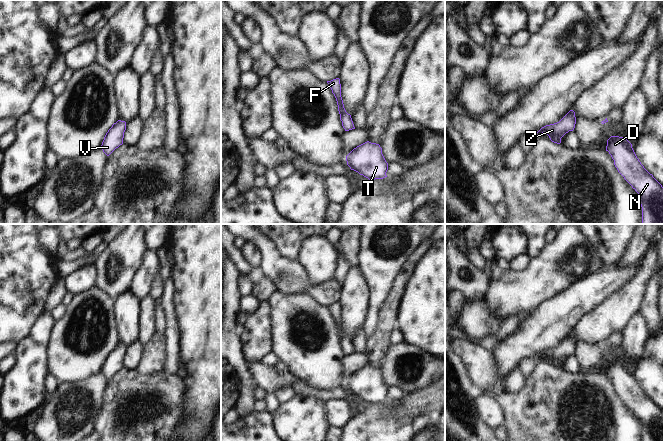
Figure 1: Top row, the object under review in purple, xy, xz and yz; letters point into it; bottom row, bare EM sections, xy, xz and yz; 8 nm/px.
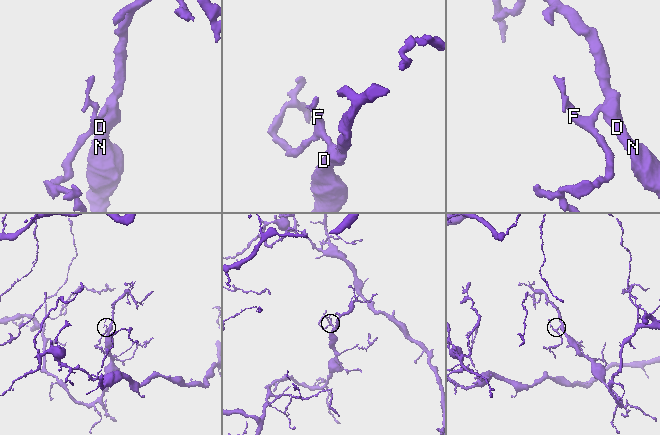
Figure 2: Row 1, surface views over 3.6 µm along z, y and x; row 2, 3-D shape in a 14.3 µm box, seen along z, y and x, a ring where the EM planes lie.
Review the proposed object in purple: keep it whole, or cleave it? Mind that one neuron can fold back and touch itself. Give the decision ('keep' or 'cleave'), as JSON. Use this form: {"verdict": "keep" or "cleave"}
{"verdict": "keep"}

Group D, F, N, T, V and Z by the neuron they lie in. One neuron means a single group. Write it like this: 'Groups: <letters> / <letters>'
Groups: D F N T V Z

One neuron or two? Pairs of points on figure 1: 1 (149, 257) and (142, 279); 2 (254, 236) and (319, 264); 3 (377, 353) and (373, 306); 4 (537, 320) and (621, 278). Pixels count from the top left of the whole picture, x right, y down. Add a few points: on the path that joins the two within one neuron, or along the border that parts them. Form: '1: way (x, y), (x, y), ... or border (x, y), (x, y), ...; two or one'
1: way (149, 262), (149, 268), (145, 274); one
2: border (296, 261), (305, 270), (305, 280), (307, 282); two
3: border (381, 305), (378, 311), (376, 329), (367, 339); two
4: way (558, 315), (587, 293), (600, 286); one

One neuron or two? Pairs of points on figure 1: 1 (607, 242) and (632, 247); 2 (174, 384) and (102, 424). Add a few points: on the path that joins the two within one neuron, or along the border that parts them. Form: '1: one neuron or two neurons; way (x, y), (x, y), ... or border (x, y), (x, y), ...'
1: two neurons; border (634, 234), (622, 256), (612, 265)
2: one neuron; way (154, 388), (128, 391), (118, 398), (115, 404)

